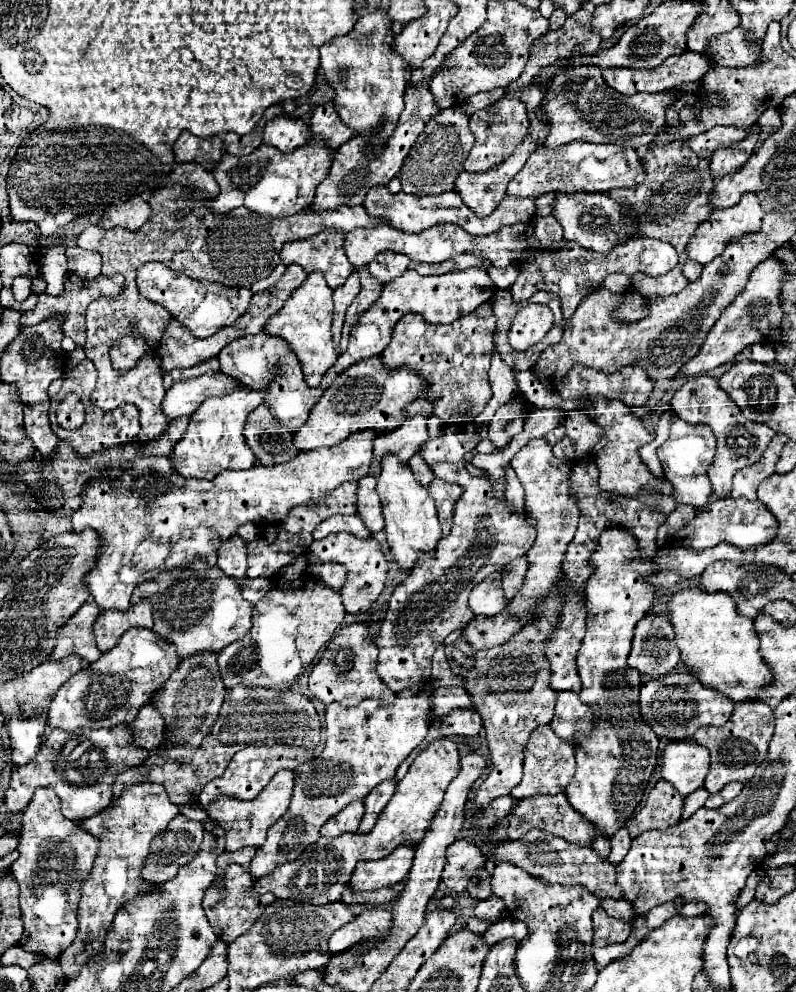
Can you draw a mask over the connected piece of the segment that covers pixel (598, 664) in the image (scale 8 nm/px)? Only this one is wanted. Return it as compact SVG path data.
M619 527L605 529L601 533L597 551L591 555L591 563L595 565L593 577L587 579L585 587L585 609L587 609L587 633L579 649L577 657L577 669L583 681L583 689L579 693L581 701L595 707L593 717L593 729L589 735L575 733L575 761L577 771L571 779L571 783L565 787L565 795L569 805L581 813L589 823L593 823L601 835L613 837L625 823L633 817L635 811L641 809L645 787L657 767L657 747L659 739L643 723L643 717L639 713L639 687L641 687L641 675L635 673L635 669L627 667L627 657L631 651L631 639L635 633L635 625L641 617L647 615L653 599L655 589L645 583L645 577L653 573L653 561L643 561L639 557L637 541L631 533Z

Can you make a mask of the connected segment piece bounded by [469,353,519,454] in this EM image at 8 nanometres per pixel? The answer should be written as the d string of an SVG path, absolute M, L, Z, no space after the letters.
M493 353L493 359L491 359L491 369L489 369L489 379L491 379L491 387L493 387L493 397L489 401L489 405L485 407L483 412L481 412L473 421L469 423L474 423L481 436L481 441L477 445L476 449L479 453L491 454L496 451L494 445L488 438L487 425L493 417L493 413L505 405L509 399L513 399L519 389L517 389L517 381L515 381L515 371L505 365L499 357L499 353Z

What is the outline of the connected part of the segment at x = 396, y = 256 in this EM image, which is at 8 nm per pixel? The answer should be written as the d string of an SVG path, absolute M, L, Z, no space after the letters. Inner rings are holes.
M383 251L383 253L379 253L379 257L375 257L369 263L369 273L375 275L375 279L379 279L381 283L387 283L387 281L399 277L403 271L407 271L409 263L411 263L411 259L403 253Z

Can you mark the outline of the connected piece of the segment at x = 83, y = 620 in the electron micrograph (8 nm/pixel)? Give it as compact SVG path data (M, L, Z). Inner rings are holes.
M87 601L71 621L59 629L57 647L53 657L63 659L71 653L83 657L89 663L95 663L95 659L101 657L101 651L95 649L95 637L93 637L93 623L101 615L103 609L95 605L95 601Z

